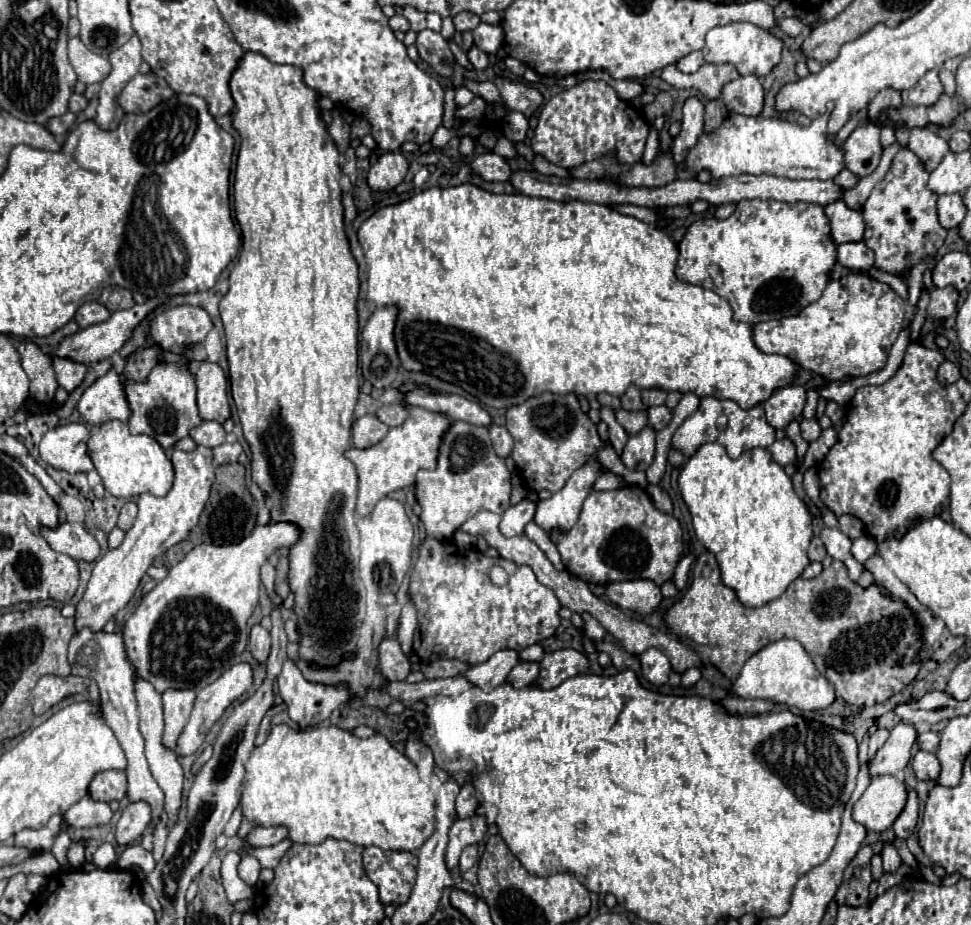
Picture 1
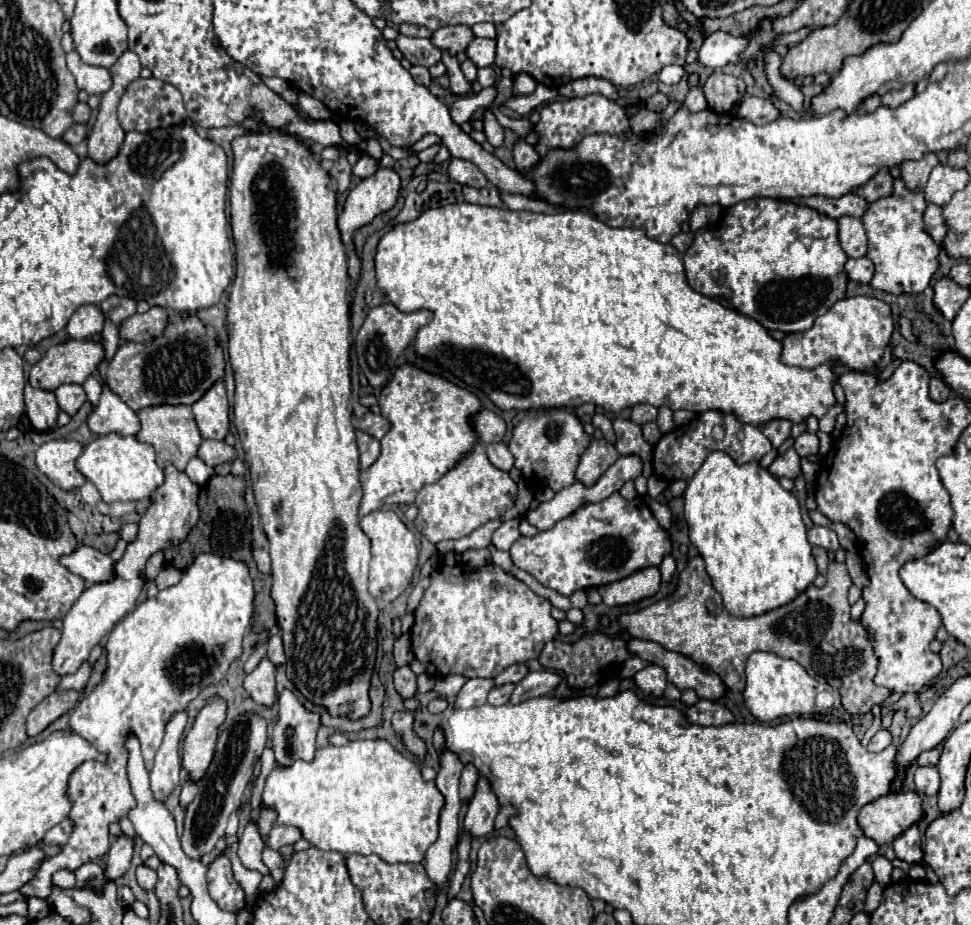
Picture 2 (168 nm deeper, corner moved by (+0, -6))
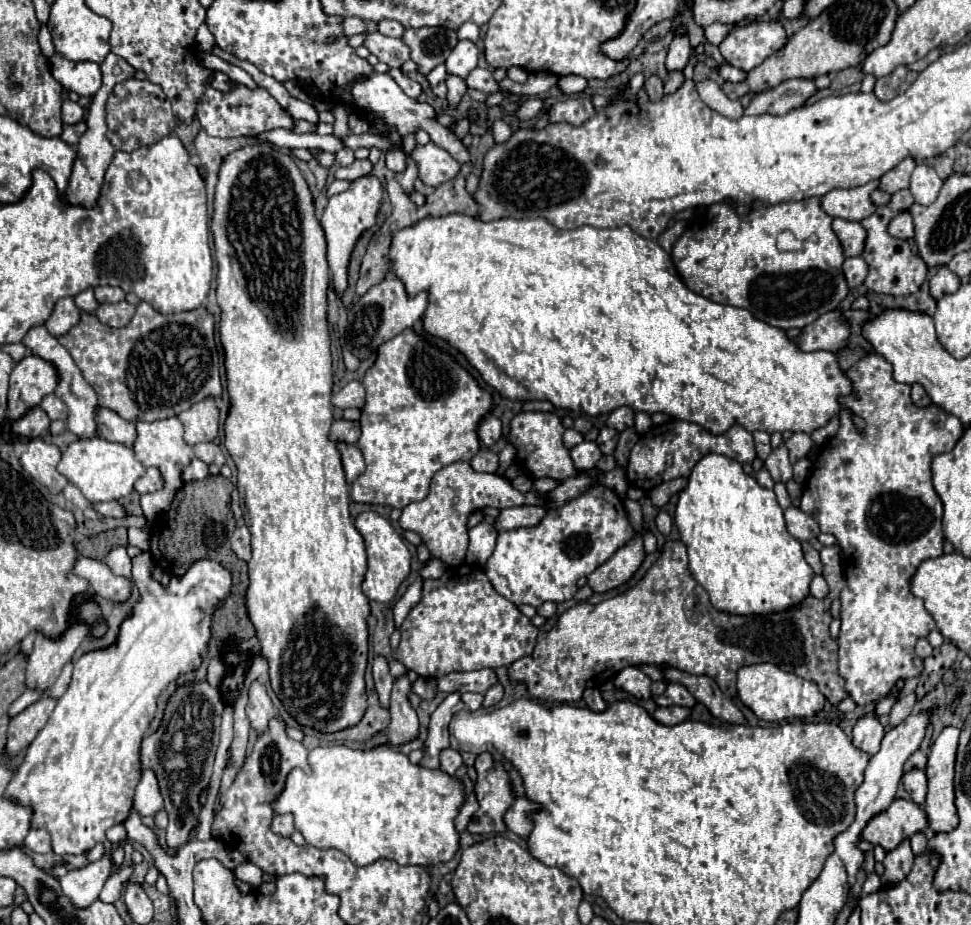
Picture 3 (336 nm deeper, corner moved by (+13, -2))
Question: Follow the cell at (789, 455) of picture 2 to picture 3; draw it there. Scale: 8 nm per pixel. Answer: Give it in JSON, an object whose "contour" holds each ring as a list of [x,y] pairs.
{"contour":[[[781,444],[779,448],[775,448],[775,450],[769,454],[769,458],[765,460],[765,468],[769,470],[769,474],[771,474],[771,478],[773,478],[775,482],[783,482],[783,484],[785,484],[785,482],[791,480],[791,476],[793,476],[793,466],[791,466],[791,462],[789,462],[785,444]]]}

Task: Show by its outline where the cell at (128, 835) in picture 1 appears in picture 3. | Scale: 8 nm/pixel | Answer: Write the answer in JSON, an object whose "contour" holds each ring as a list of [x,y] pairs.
{"contour":[[[105,852],[105,856],[93,864],[87,864],[81,870],[71,870],[67,876],[63,876],[61,882],[61,890],[63,894],[67,894],[69,902],[73,906],[87,908],[91,906],[91,902],[95,902],[99,898],[99,892],[105,884],[105,880],[111,874],[111,860]]]}

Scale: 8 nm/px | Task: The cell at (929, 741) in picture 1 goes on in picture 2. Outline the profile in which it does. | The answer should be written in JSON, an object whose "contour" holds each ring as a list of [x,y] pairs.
{"contour":[[[940,746],[922,752],[922,754],[918,756],[918,764],[920,764],[920,766],[934,766],[934,764],[938,764],[938,758],[940,758]]]}

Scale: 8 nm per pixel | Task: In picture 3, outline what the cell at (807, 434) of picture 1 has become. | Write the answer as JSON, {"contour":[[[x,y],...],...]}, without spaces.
{"contour":[[[799,432],[799,434],[793,434],[793,436],[785,442],[785,446],[787,446],[787,450],[789,450],[791,462],[795,464],[797,460],[801,460],[801,458],[807,456],[807,452],[809,452],[811,446],[813,446],[813,440],[811,440],[809,434]]]}

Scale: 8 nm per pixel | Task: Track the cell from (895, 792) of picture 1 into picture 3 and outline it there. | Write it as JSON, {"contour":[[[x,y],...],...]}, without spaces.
{"contour":[[[893,800],[885,812],[869,820],[863,830],[863,840],[891,852],[903,840],[923,832],[927,826],[927,814],[919,804],[911,800]]]}

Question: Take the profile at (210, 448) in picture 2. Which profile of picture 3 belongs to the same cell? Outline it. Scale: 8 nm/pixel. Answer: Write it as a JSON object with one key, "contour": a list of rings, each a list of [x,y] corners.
{"contour":[[[213,442],[197,444],[193,450],[195,450],[195,456],[197,456],[199,460],[207,462],[207,464],[217,464],[219,468],[225,464],[225,456],[223,456],[223,452],[221,452],[219,446],[213,444]]]}

